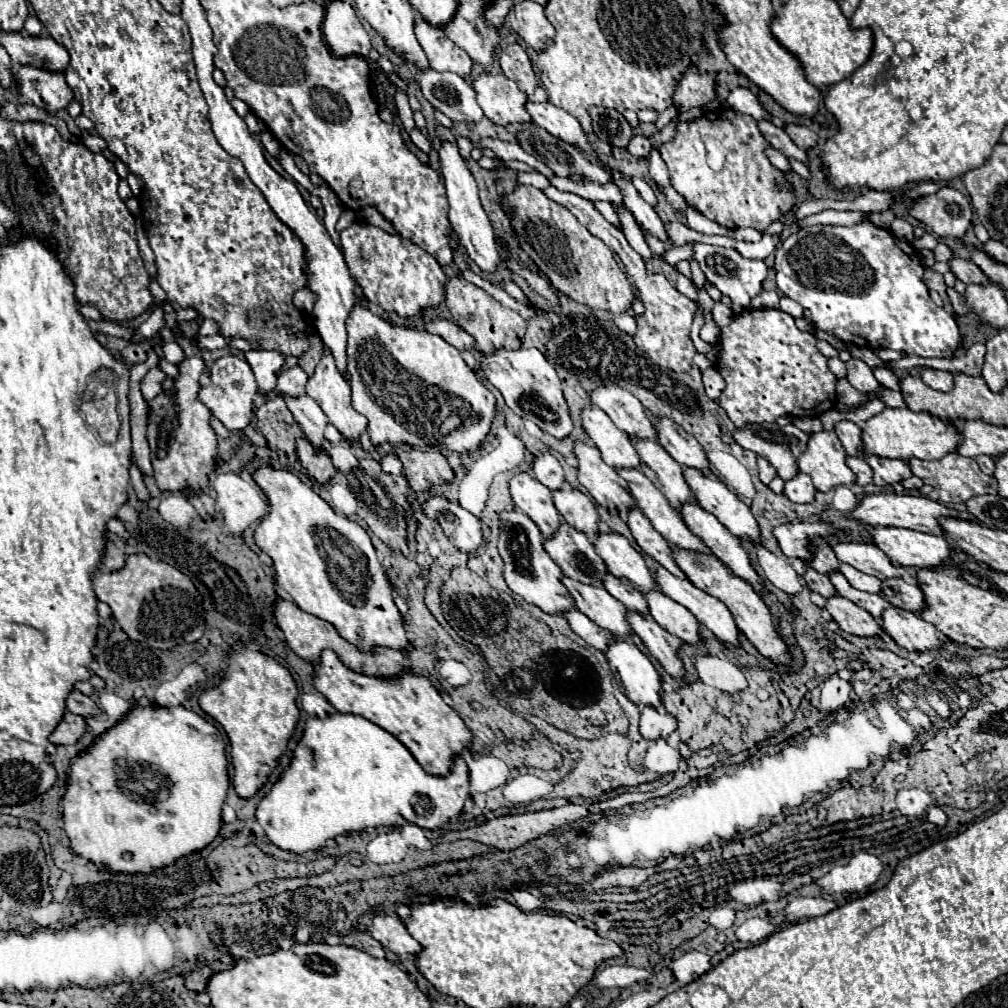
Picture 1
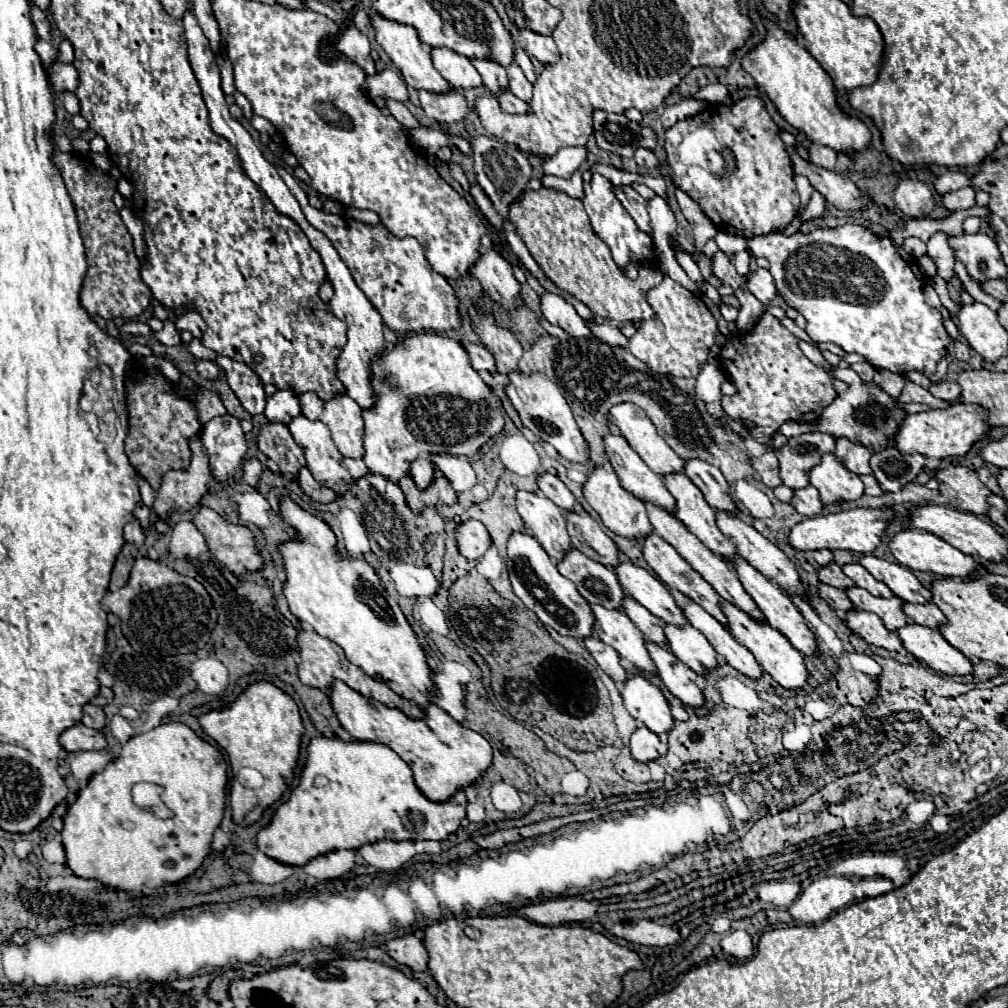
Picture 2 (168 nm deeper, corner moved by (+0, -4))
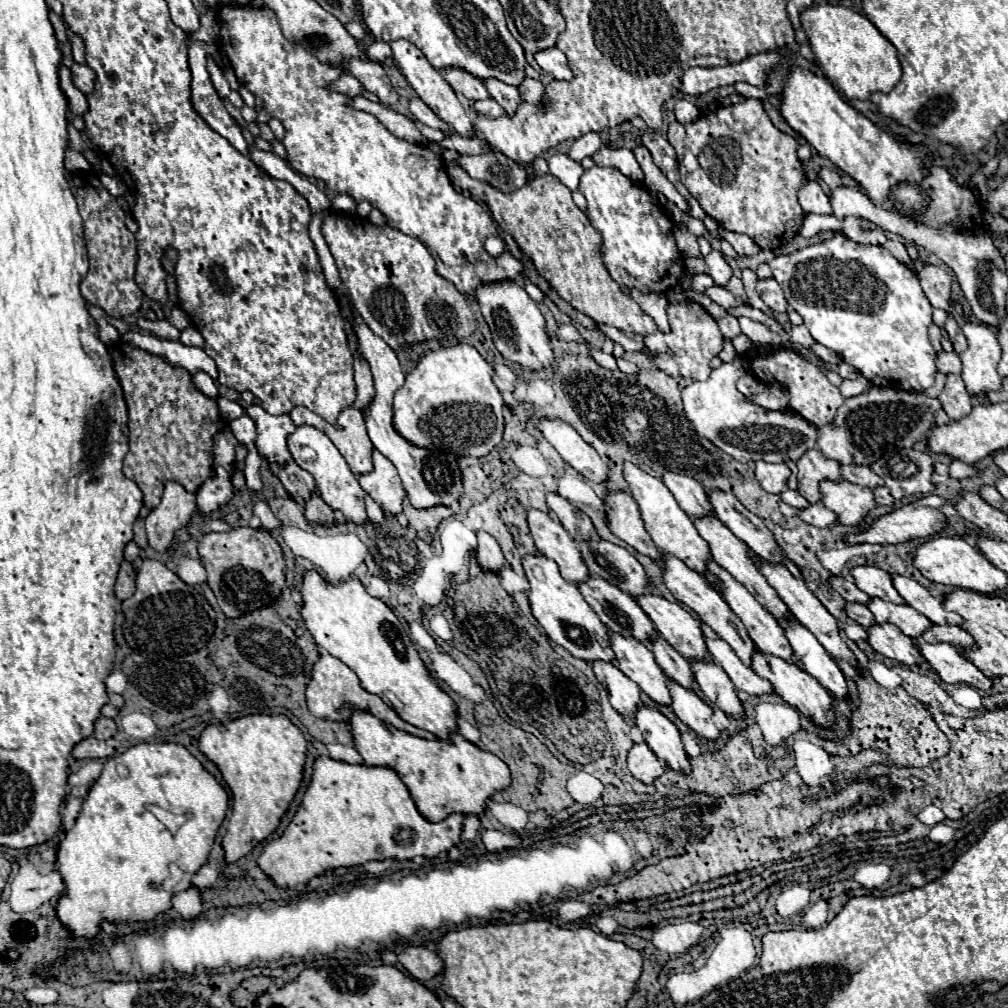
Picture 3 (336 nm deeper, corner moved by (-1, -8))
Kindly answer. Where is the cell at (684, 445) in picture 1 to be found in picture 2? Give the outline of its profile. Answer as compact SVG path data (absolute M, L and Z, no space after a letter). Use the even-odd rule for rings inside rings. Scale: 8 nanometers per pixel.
M685 460L683 472L703 492L711 508L735 512L735 502L729 496L729 484L719 468L707 464L705 460Z

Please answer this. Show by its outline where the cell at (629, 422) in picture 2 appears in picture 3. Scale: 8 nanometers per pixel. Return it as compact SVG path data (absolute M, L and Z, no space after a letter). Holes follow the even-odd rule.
M666 472L664 474L664 484L680 504L680 508L694 518L704 518L704 516L714 516L712 504L708 500L706 490L690 476Z

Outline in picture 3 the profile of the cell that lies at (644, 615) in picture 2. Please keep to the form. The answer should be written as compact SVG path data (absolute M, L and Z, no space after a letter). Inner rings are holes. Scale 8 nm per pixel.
M656 636L652 640L652 654L658 662L658 666L664 670L664 674L668 678L672 678L674 682L678 682L680 686L692 690L692 682L694 682L694 676L692 676L692 668L690 668L690 662L680 656L664 638Z

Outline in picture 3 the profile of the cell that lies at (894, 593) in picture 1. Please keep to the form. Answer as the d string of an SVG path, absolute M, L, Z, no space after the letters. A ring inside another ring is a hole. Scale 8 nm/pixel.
M932 626L922 634L926 642L946 642L958 650L976 650L974 638L960 626Z

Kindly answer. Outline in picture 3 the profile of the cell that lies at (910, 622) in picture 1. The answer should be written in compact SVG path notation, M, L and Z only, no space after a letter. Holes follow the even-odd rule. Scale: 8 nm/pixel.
M922 642L918 644L922 656L926 658L926 662L940 674L940 678L948 684L958 684L958 682L966 682L974 688L980 688L984 692L988 692L992 688L992 682L988 676L984 676L962 652L958 652L954 646L950 644L928 644Z

